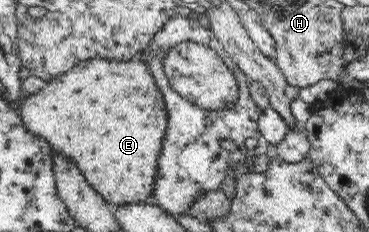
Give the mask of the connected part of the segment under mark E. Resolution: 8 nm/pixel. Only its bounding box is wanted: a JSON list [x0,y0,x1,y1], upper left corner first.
[18,58,168,206]

